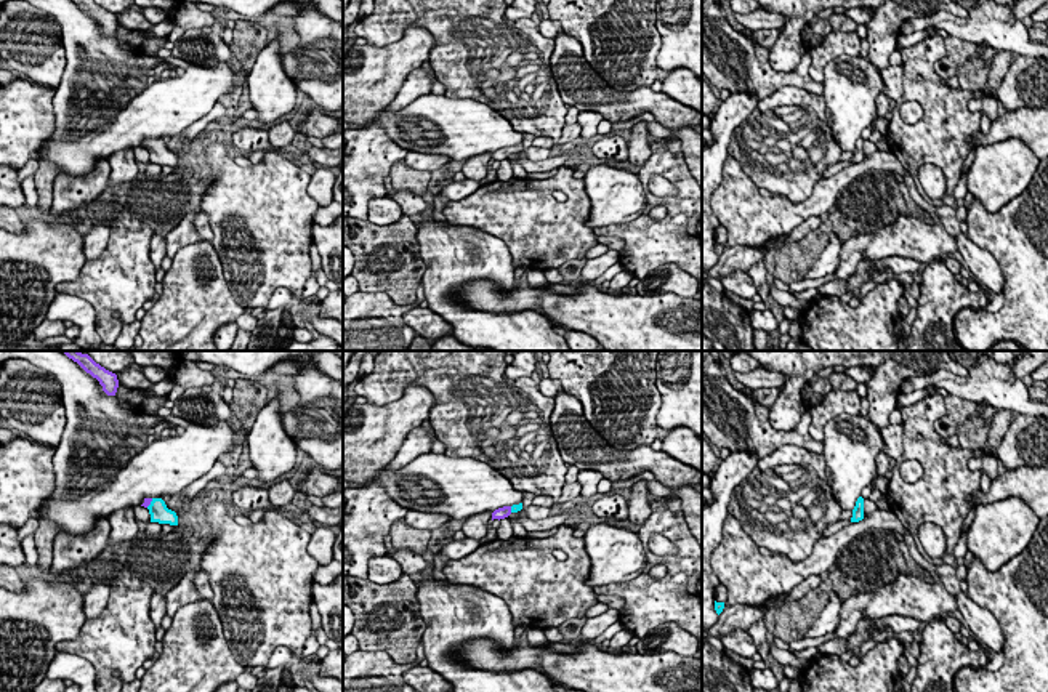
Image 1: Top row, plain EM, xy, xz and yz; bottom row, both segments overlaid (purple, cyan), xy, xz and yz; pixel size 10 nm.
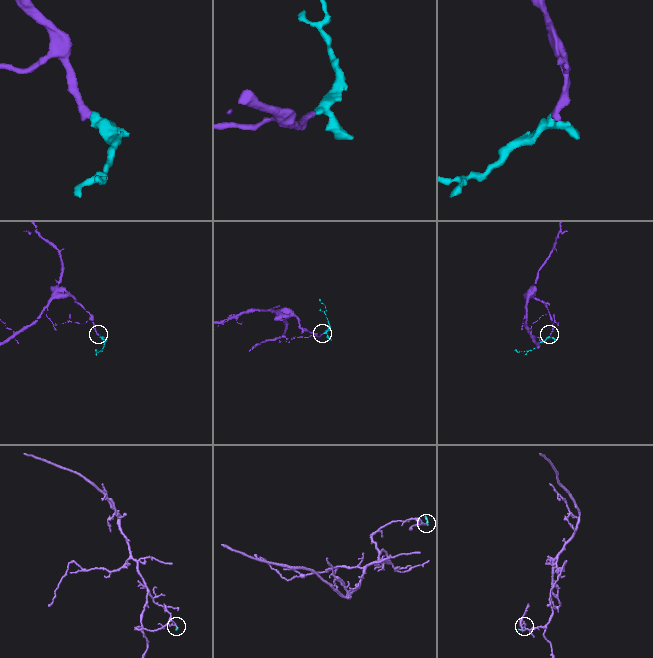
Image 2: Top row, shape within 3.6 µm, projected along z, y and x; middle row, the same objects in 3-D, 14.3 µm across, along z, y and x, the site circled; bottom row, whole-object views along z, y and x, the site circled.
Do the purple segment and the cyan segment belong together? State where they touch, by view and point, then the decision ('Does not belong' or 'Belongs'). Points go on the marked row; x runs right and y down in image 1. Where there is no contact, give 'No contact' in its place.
Touches purple at xy (149, 503). Belongs

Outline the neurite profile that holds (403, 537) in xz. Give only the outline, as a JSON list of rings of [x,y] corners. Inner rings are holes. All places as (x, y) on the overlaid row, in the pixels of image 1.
[[[401,519],[391,525],[389,535],[393,548],[423,554],[428,549],[431,530],[415,529]]]

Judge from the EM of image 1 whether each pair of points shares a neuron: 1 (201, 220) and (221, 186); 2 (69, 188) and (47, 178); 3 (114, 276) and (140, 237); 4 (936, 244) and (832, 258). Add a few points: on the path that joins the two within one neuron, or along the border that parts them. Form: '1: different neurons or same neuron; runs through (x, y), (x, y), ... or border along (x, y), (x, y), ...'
1: different neurons; border along (201, 209), (212, 231), (210, 241)
2: different neurons; border along (58, 173), (53, 183), (53, 204), (48, 210)
3: same neuron; runs through (120, 266), (130, 247)
4: different neurons; border along (843, 244), (838, 253), (838, 266), (832, 273)

